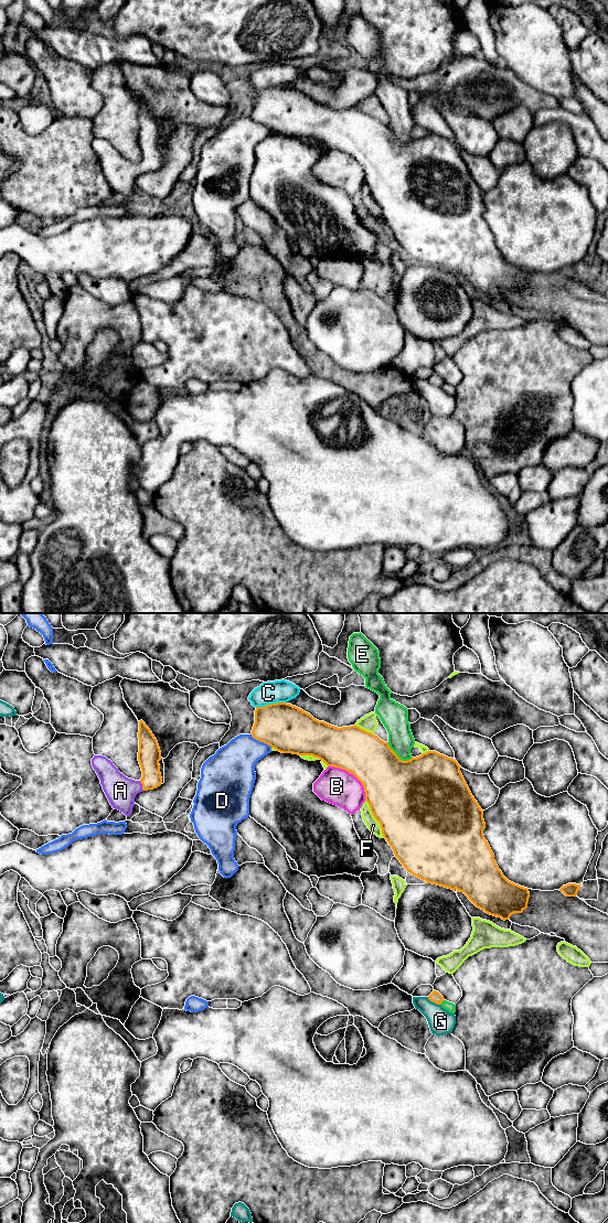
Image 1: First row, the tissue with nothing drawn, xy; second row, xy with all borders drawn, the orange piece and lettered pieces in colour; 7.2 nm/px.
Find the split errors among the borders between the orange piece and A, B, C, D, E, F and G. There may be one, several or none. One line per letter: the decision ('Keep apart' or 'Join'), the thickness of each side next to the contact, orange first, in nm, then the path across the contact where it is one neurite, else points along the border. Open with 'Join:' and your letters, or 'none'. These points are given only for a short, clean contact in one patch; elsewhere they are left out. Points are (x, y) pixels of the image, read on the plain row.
Join: A
A: Join. Thickness 170 nm (orange) against 220 nm. Path across: xy (149, 137), (149, 161), (142, 168), (120, 173)
B: Keep apart. Thickness 360 nm (orange) against 260 nm
C: Keep apart. Thickness 340 nm (orange) against 160 nm
D: Keep apart. Thickness 340 nm (orange) against 300 nm
E: Keep apart. Thickness 460 nm (orange) against 190 nm
F: Keep apart. Thickness 500 nm (orange) against 90 nm
G: Keep apart. Thickness 80 nm (orange) against 180 nm

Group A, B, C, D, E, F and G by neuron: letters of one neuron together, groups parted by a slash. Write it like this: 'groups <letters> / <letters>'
groups A / B / C / D / E / F / G

